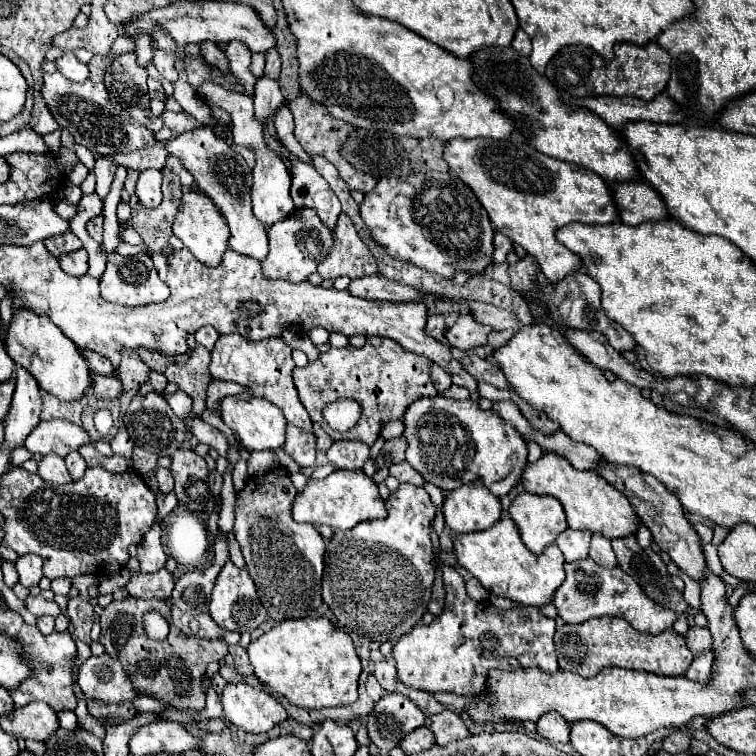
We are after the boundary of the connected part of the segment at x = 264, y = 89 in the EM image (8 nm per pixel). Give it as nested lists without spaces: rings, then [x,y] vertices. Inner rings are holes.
[[[262,77],[256,81],[256,95],[254,95],[254,117],[256,121],[266,127],[266,121],[270,115],[284,103],[284,97],[280,93],[280,87],[276,81],[270,81],[268,77]]]

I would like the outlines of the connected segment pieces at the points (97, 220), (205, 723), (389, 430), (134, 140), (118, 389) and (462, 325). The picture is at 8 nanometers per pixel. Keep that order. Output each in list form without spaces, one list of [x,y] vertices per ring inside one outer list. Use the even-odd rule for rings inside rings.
[[[102,215],[94,217],[92,221],[88,221],[86,229],[88,229],[88,235],[90,235],[94,241],[102,243]]]
[[[218,718],[198,721],[197,726],[204,731],[219,733],[226,728],[227,724],[223,718]]]
[[[402,419],[390,421],[390,423],[382,429],[382,437],[384,437],[384,439],[396,439],[396,437],[402,435],[400,431],[402,431]]]
[[[58,71],[52,75],[46,73],[42,97],[50,107],[58,125],[62,129],[68,129],[80,145],[88,147],[96,155],[130,153],[130,151],[156,145],[158,141],[150,129],[134,121],[120,103],[110,99],[102,83],[92,83],[90,79],[86,79],[84,83],[72,83],[72,81],[66,81],[66,77],[62,77]]]
[[[94,375],[94,389],[92,391],[102,401],[114,401],[122,395],[122,381],[118,375],[114,375],[114,377]]]
[[[464,313],[458,317],[454,327],[446,331],[446,341],[452,347],[466,351],[466,349],[472,349],[478,345],[486,345],[486,337],[490,333],[492,333],[492,329],[488,325],[482,325],[480,321],[476,321],[472,313]]]

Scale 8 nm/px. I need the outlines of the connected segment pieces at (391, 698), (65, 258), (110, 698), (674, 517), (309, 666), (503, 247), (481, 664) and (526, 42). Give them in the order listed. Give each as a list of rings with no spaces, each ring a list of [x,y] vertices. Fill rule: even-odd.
[[[386,693],[368,715],[368,737],[380,749],[388,753],[398,747],[400,741],[414,729],[426,723],[424,713],[402,693]]]
[[[86,249],[74,251],[74,253],[66,253],[62,257],[58,257],[58,263],[62,267],[62,271],[66,275],[74,275],[74,277],[82,277],[88,271],[88,253]]]
[[[102,653],[100,657],[90,657],[80,667],[78,685],[84,695],[104,703],[132,701],[138,697],[134,693],[134,687],[130,685],[130,679],[126,677],[126,673],[122,673],[118,661],[114,661],[106,653]]]
[[[602,461],[598,473],[610,481],[636,509],[636,515],[640,517],[640,521],[652,531],[652,539],[656,541],[656,545],[660,547],[660,551],[668,553],[670,559],[688,575],[692,577],[696,583],[700,583],[706,573],[706,559],[704,559],[704,551],[702,551],[702,541],[700,537],[694,533],[694,527],[686,521],[684,517],[684,509],[680,505],[680,501],[668,491],[664,489],[664,485],[652,477],[646,475],[634,467],[614,467],[608,461]]]
[[[326,617],[286,619],[248,645],[254,675],[274,693],[286,697],[298,709],[324,709],[350,705],[358,699],[360,659],[350,635],[334,627]]]
[[[496,231],[496,233],[494,233],[494,255],[492,255],[492,263],[494,263],[494,265],[504,263],[510,249],[512,249],[512,241],[510,241],[506,235],[502,235],[502,233]]]
[[[444,567],[446,607],[430,625],[414,627],[406,637],[394,645],[394,659],[398,679],[414,689],[428,693],[458,693],[484,697],[486,679],[492,669],[542,669],[556,673],[558,661],[554,651],[554,619],[538,613],[536,607],[522,607],[502,611],[486,601],[472,601],[466,595],[464,579],[452,569]]]
[[[518,29],[516,35],[514,35],[514,39],[512,39],[512,47],[518,49],[518,53],[526,53],[528,55],[532,51],[530,49],[530,37],[522,29]]]

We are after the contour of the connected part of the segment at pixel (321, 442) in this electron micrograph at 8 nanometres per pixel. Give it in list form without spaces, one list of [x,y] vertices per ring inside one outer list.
[[[314,423],[314,435],[316,435],[316,443],[318,443],[318,451],[328,451],[328,447],[332,445],[332,439],[322,431],[322,427],[318,423]]]

